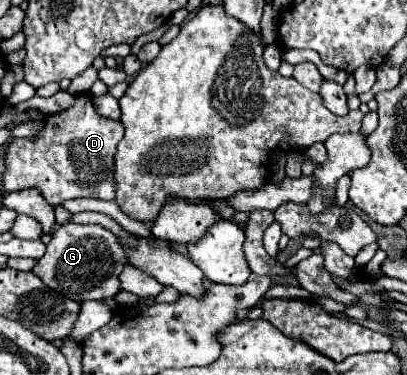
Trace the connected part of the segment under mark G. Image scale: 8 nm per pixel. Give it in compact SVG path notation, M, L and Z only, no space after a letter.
M61 225L47 245L45 255L37 261L33 273L53 291L63 293L73 301L107 299L121 291L119 275L129 265L129 257L119 239L101 225Z

